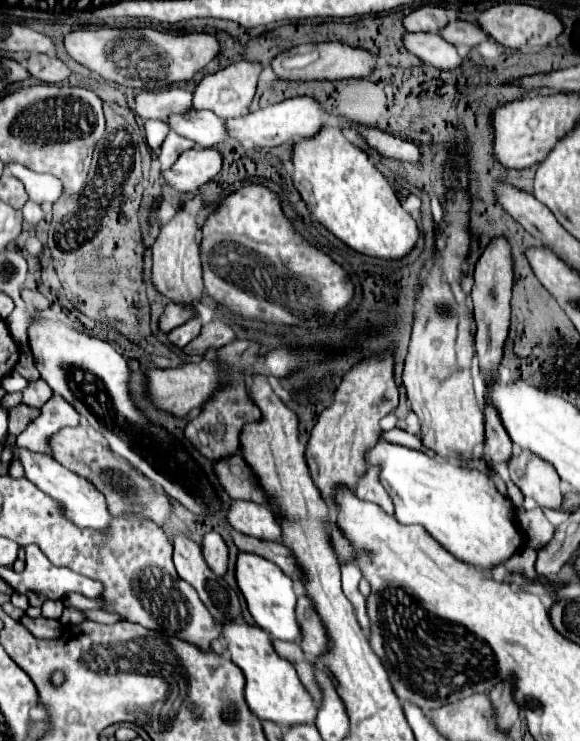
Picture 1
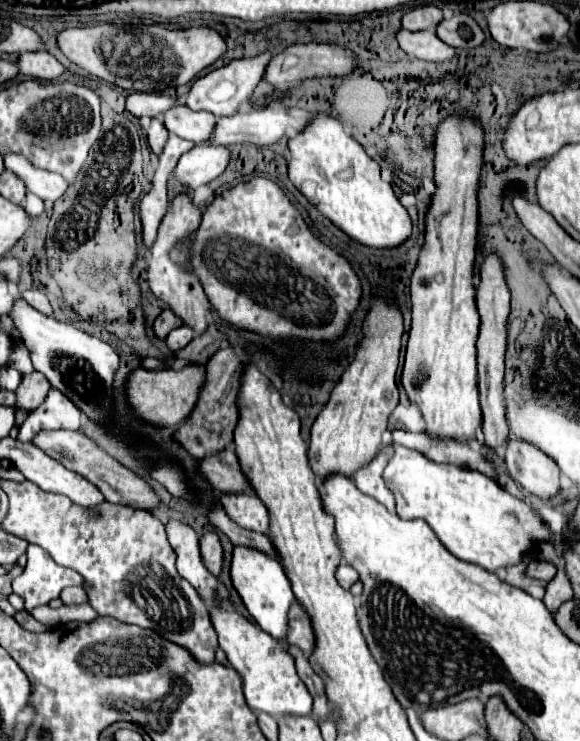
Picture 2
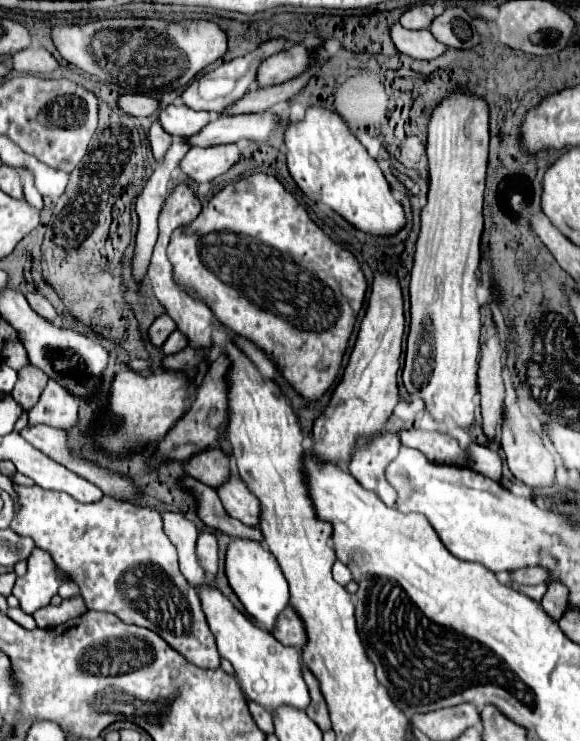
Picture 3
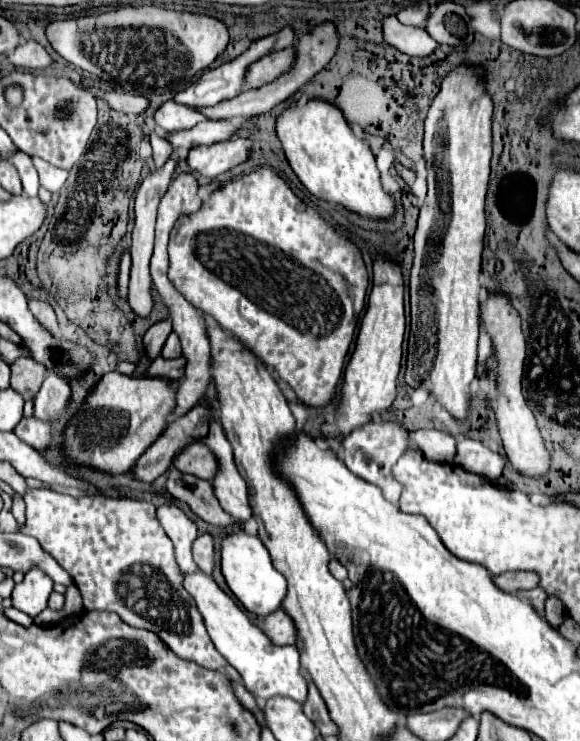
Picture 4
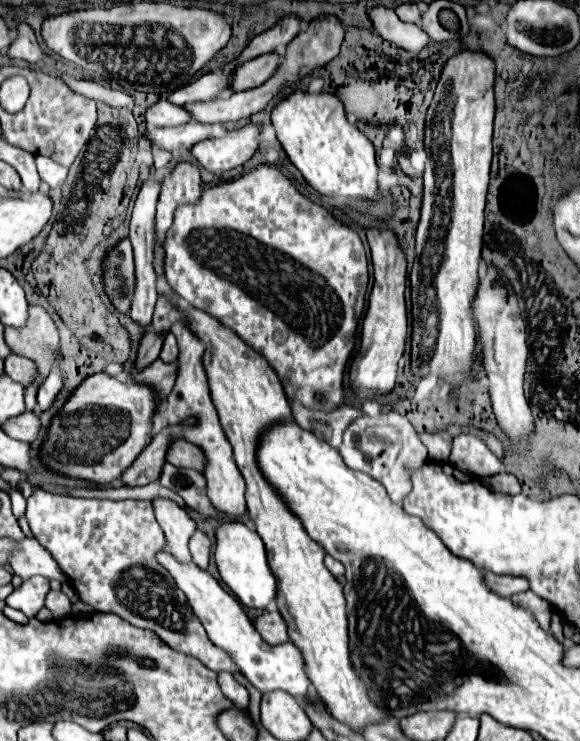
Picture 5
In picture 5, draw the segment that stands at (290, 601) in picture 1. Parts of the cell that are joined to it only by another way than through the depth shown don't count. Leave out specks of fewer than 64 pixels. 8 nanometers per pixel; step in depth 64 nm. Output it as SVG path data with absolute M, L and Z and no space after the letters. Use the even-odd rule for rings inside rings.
M224 522L216 530L216 566L226 582L226 586L234 592L234 596L248 608L256 610L266 610L270 602L274 602L278 594L278 580L268 568L268 558L266 558L266 548L260 540L260 536L252 530L248 530L242 522Z

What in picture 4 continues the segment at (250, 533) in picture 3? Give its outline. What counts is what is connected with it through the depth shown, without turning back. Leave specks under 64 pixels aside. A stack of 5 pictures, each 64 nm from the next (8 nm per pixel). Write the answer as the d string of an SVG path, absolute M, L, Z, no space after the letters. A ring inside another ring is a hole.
M172 466L168 470L166 488L174 498L186 502L192 508L192 512L204 522L212 526L222 526L222 528L238 528L236 520L232 520L232 516L228 516L220 508L220 502L212 494L212 484L208 480L200 480L190 474L182 474L180 470Z

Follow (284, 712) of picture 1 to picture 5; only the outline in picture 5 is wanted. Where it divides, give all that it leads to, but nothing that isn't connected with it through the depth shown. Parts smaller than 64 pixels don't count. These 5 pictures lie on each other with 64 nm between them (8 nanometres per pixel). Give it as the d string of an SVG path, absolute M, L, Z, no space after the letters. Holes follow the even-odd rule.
M160 552L158 554L160 564L168 568L172 578L176 580L178 588L188 596L188 602L194 610L194 614L200 618L202 626L206 628L210 640L222 648L234 664L240 668L240 672L246 676L246 680L258 688L262 694L274 692L274 690L284 690L292 694L294 698L304 698L306 690L310 686L310 680L304 672L304 660L300 650L292 642L284 642L280 646L270 646L262 640L262 636L256 632L254 624L248 620L246 612L242 610L240 602L228 594L206 570L198 568L196 564L180 564L170 552Z

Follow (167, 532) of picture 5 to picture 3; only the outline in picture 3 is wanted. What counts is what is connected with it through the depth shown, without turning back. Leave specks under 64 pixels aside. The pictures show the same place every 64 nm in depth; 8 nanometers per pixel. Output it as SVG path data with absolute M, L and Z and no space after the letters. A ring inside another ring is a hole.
M166 512L162 516L162 520L164 520L166 536L178 550L180 572L184 574L184 578L196 588L200 588L202 584L210 584L216 588L216 584L206 578L204 568L200 568L200 564L198 564L198 556L196 556L198 530L196 530L196 526L190 520L186 520L182 514L174 514L174 512Z

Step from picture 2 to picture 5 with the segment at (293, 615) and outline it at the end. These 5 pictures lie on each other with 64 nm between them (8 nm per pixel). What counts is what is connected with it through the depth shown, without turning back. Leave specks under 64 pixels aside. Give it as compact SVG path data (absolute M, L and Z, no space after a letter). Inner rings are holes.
M278 610L264 612L262 616L258 616L254 620L254 626L268 644L284 644L290 640L288 638L288 626L286 626L286 622Z

